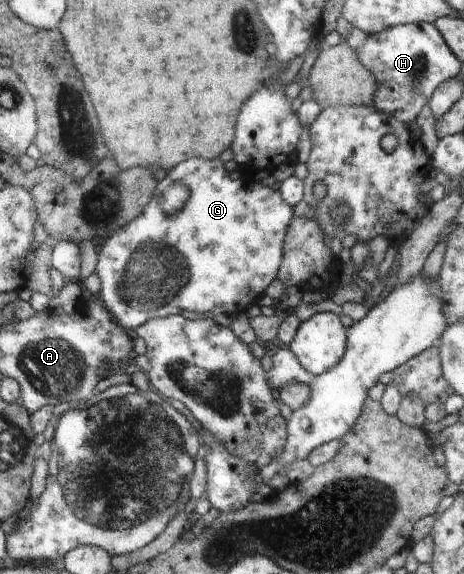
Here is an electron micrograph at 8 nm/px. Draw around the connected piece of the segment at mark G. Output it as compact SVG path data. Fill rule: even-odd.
M219 158L213 160L189 159L183 161L181 165L177 165L177 169L171 169L167 172L167 176L162 181L159 181L155 187L155 199L149 201L143 212L129 224L126 224L122 229L113 233L108 241L102 241L100 250L100 261L97 265L97 275L101 282L101 290L98 298L101 301L104 309L109 311L115 322L122 328L129 332L135 331L141 325L148 323L150 320L165 318L168 316L175 316L183 314L184 311L193 311L193 314L209 313L210 315L225 314L229 317L243 315L247 310L247 305L251 305L255 301L255 297L263 295L265 289L269 287L269 283L275 279L277 271L279 271L282 261L283 245L287 234L287 227L294 219L294 209L289 207L288 203L281 199L280 191L273 191L273 188L263 187L261 181L253 183L243 183L241 179L229 179L223 163ZM176 180L181 180L182 183L189 189L189 198L185 206L176 213L165 214L159 206L160 194Z

